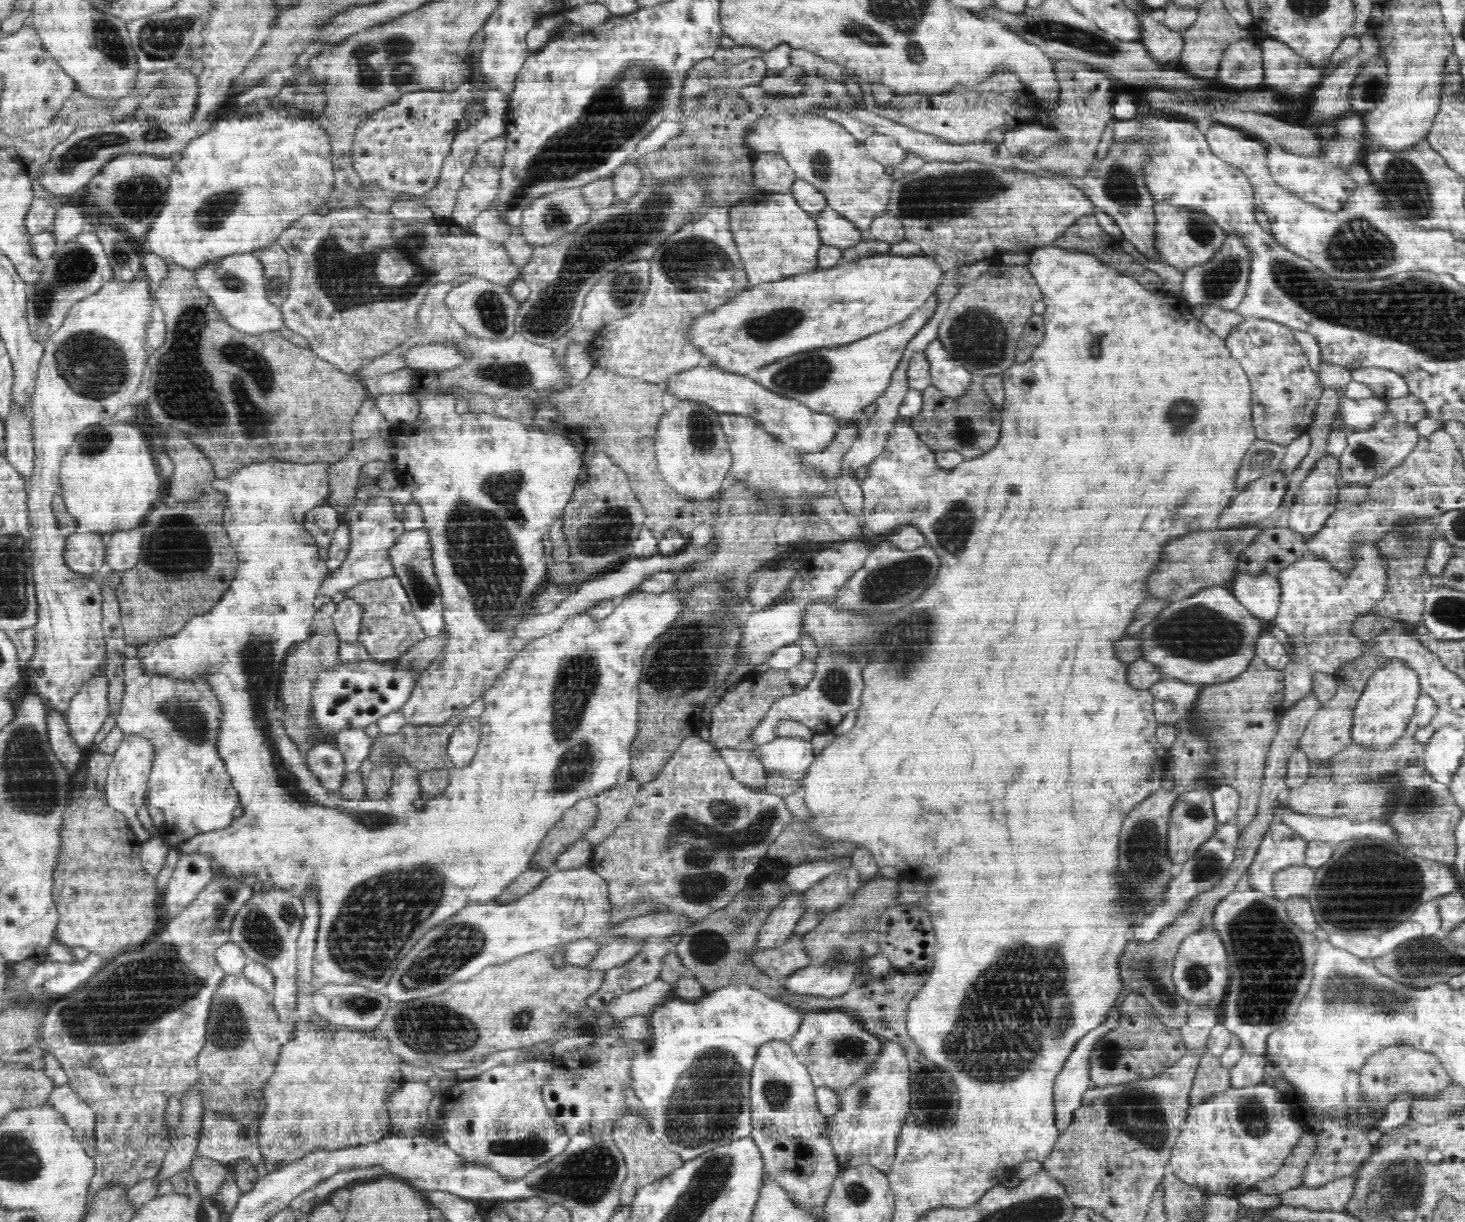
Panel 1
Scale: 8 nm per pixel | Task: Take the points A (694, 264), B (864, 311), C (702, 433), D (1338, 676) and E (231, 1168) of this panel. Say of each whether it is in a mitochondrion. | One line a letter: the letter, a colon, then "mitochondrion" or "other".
A: mitochondrion
B: other
C: mitochondrion
D: other
E: other

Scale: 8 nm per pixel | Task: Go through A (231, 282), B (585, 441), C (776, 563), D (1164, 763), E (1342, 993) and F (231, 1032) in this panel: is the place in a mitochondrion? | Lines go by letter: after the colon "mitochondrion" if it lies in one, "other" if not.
A: mitochondrion
B: other
C: other
D: other
E: mitochondrion
F: mitochondrion

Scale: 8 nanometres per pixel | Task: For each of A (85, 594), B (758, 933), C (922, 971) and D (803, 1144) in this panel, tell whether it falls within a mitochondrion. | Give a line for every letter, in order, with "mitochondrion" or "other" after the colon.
A: other
B: other
C: other
D: other

